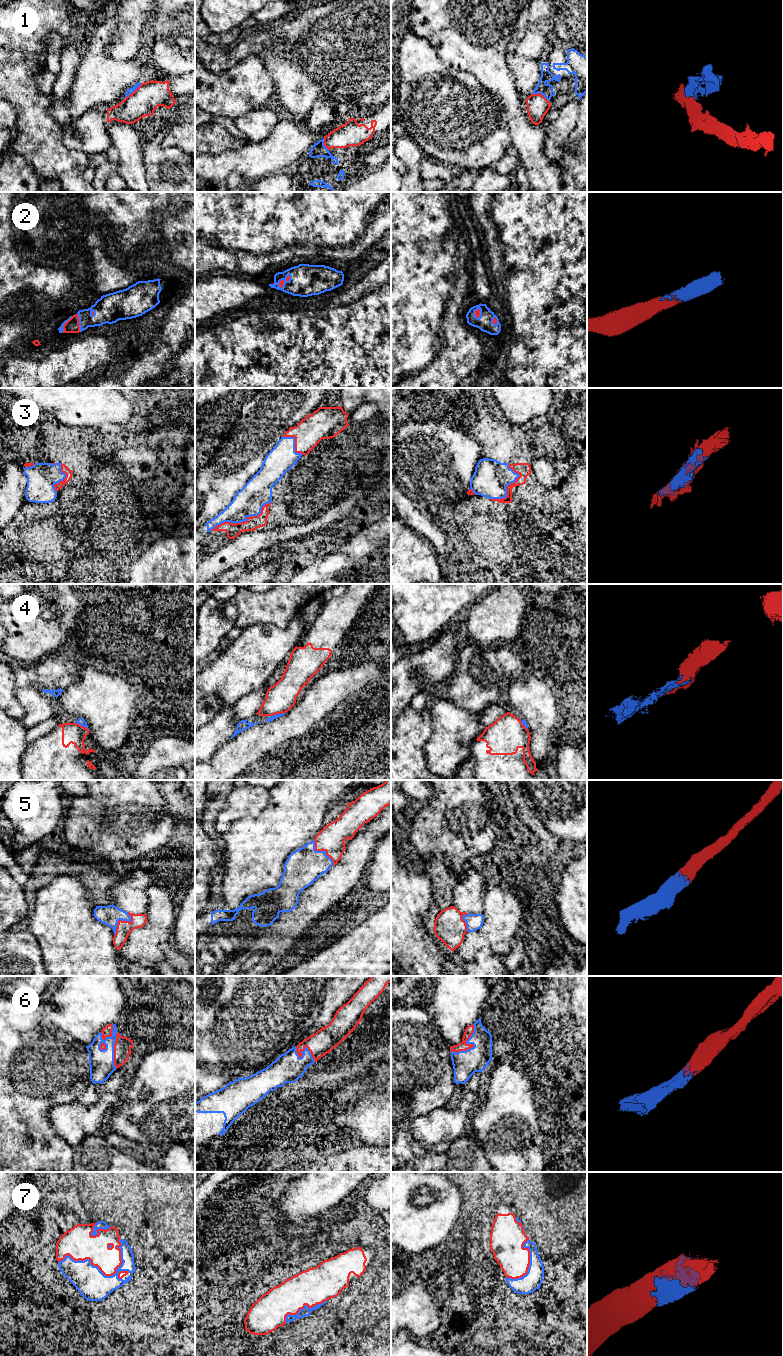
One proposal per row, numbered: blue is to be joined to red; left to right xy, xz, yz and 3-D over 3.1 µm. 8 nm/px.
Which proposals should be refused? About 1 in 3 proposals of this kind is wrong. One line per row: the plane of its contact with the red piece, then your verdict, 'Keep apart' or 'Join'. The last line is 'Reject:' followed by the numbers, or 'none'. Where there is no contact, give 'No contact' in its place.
1: Touches red in xy. Keep apart
2: Touches red in xy. Join
3: Touches red in xz. Join
4: Touches red in xz. Keep apart
5: Touches red in xy. Join
6: Touches red in yz. Join
7: Touches red in xy. Join
Reject: 1, 4

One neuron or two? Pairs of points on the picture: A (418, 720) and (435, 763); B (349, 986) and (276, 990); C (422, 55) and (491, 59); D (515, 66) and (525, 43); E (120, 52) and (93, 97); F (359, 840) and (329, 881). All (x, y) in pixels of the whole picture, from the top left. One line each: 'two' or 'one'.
A: two
B: two
C: two
D: two
E: two
F: one

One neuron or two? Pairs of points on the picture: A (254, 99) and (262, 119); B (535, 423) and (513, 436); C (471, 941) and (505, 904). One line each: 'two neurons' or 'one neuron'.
A: two neurons
B: two neurons
C: one neuron

